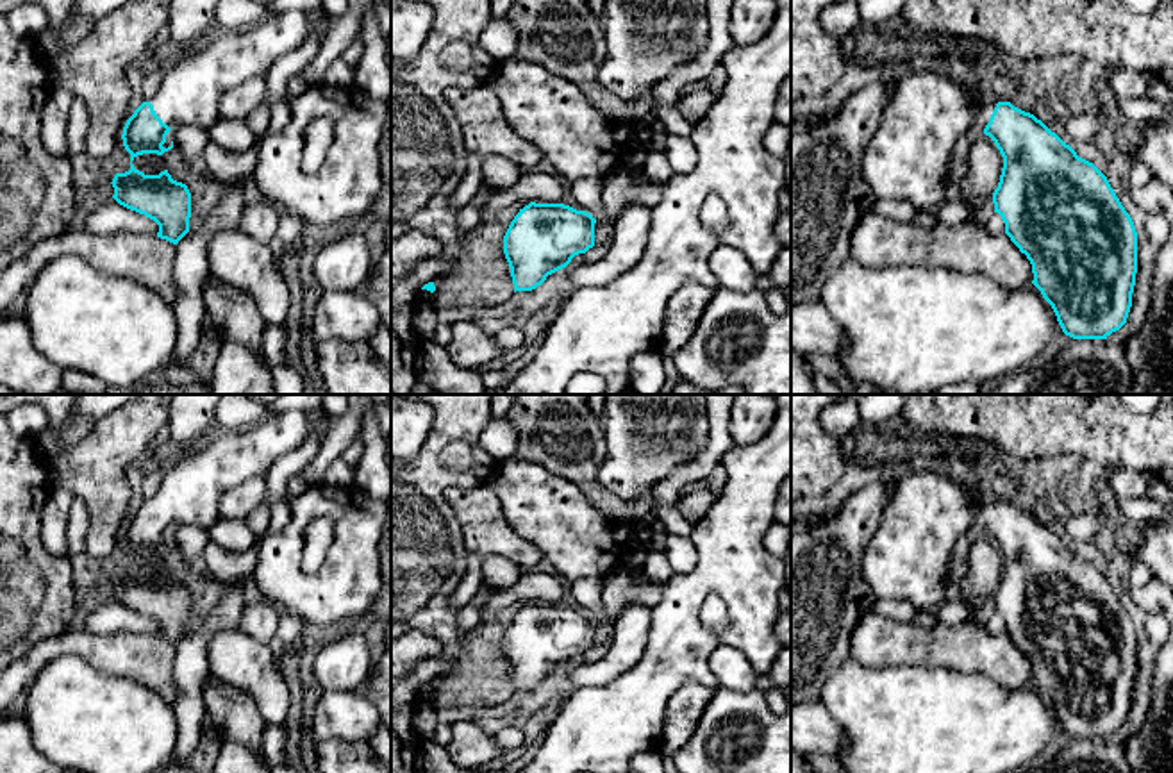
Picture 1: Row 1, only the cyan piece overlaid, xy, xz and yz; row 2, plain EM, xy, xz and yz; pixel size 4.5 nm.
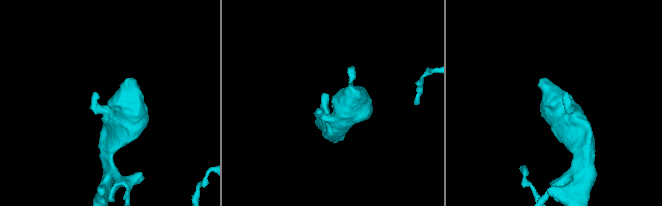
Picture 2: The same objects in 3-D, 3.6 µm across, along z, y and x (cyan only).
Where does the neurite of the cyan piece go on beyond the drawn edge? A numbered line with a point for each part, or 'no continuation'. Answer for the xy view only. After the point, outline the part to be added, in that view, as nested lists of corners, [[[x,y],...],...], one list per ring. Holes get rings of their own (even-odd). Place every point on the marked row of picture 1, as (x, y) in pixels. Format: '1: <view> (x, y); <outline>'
1: xy (193, 81); [[[300,9],[268,16],[243,30],[218,30],[207,41],[161,61],[162,84],[150,104],[171,130],[184,125],[211,130],[221,118],[220,98],[248,79],[266,75],[279,57],[304,43],[307,32],[307,12]]]

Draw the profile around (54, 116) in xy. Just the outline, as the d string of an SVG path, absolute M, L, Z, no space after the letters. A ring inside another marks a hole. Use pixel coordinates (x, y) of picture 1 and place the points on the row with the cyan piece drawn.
M54 87L41 116L41 141L54 157L68 157L66 120L73 95Z

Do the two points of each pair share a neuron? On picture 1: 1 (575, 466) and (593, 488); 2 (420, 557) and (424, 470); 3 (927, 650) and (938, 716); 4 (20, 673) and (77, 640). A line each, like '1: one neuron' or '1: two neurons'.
1: one neuron
2: one neuron
3: two neurons
4: one neuron

